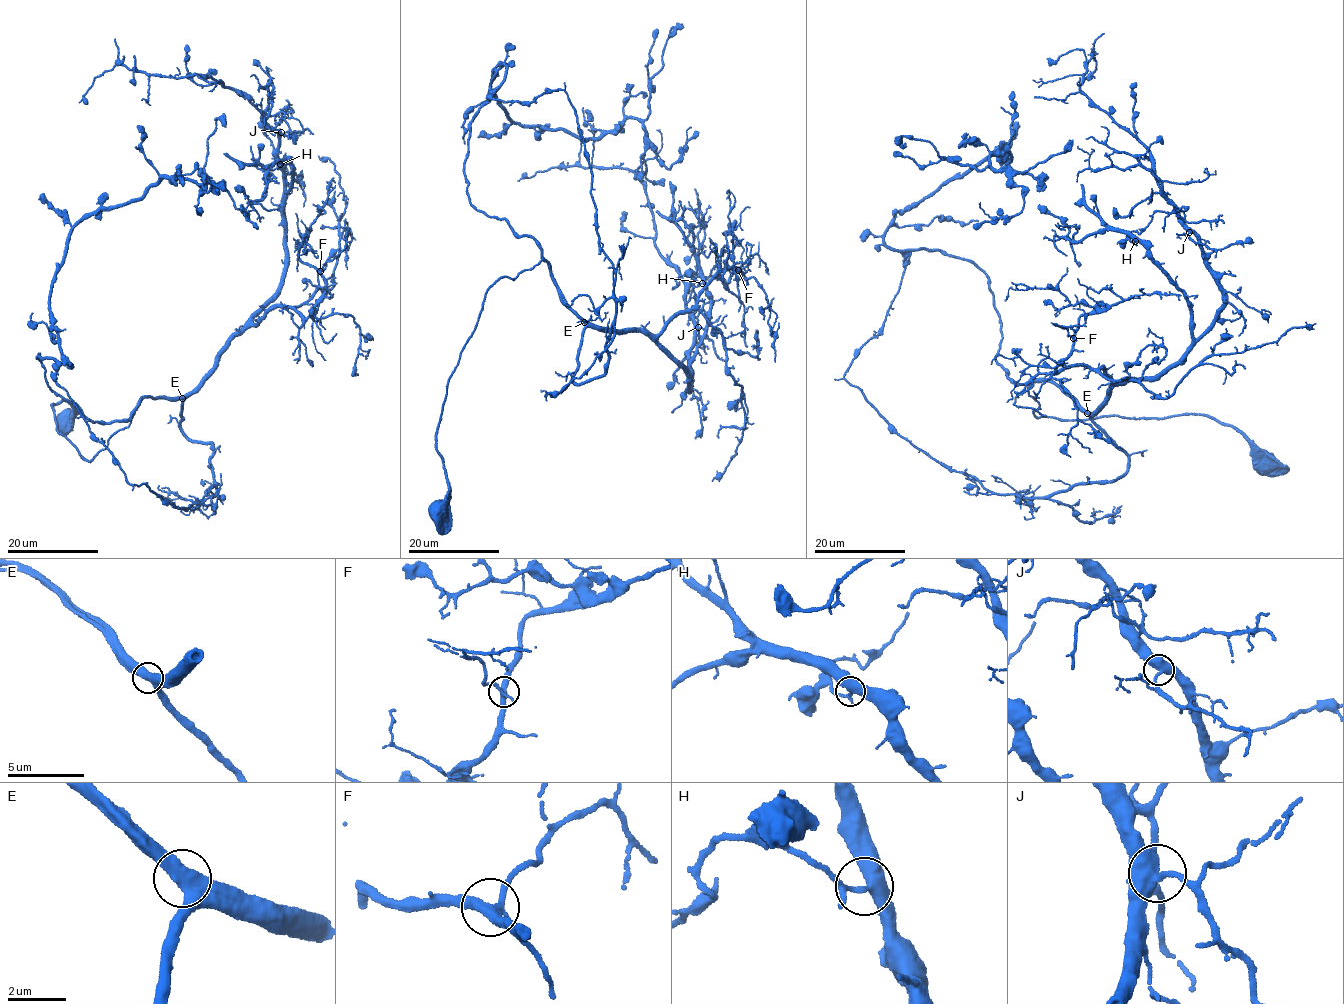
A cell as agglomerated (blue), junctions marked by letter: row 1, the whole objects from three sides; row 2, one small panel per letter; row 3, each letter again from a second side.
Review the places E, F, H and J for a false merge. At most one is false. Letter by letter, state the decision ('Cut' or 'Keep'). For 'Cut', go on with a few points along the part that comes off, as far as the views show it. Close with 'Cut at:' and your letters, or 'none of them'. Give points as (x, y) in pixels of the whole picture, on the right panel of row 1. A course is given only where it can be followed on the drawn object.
E: Keep
F: Keep
H: Keep
J: Keep
Cut at: none of them

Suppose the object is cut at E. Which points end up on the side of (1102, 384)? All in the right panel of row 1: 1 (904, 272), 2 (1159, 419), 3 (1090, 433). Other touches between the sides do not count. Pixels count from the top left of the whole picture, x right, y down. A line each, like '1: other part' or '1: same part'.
1: other part
2: other part
3: same part

